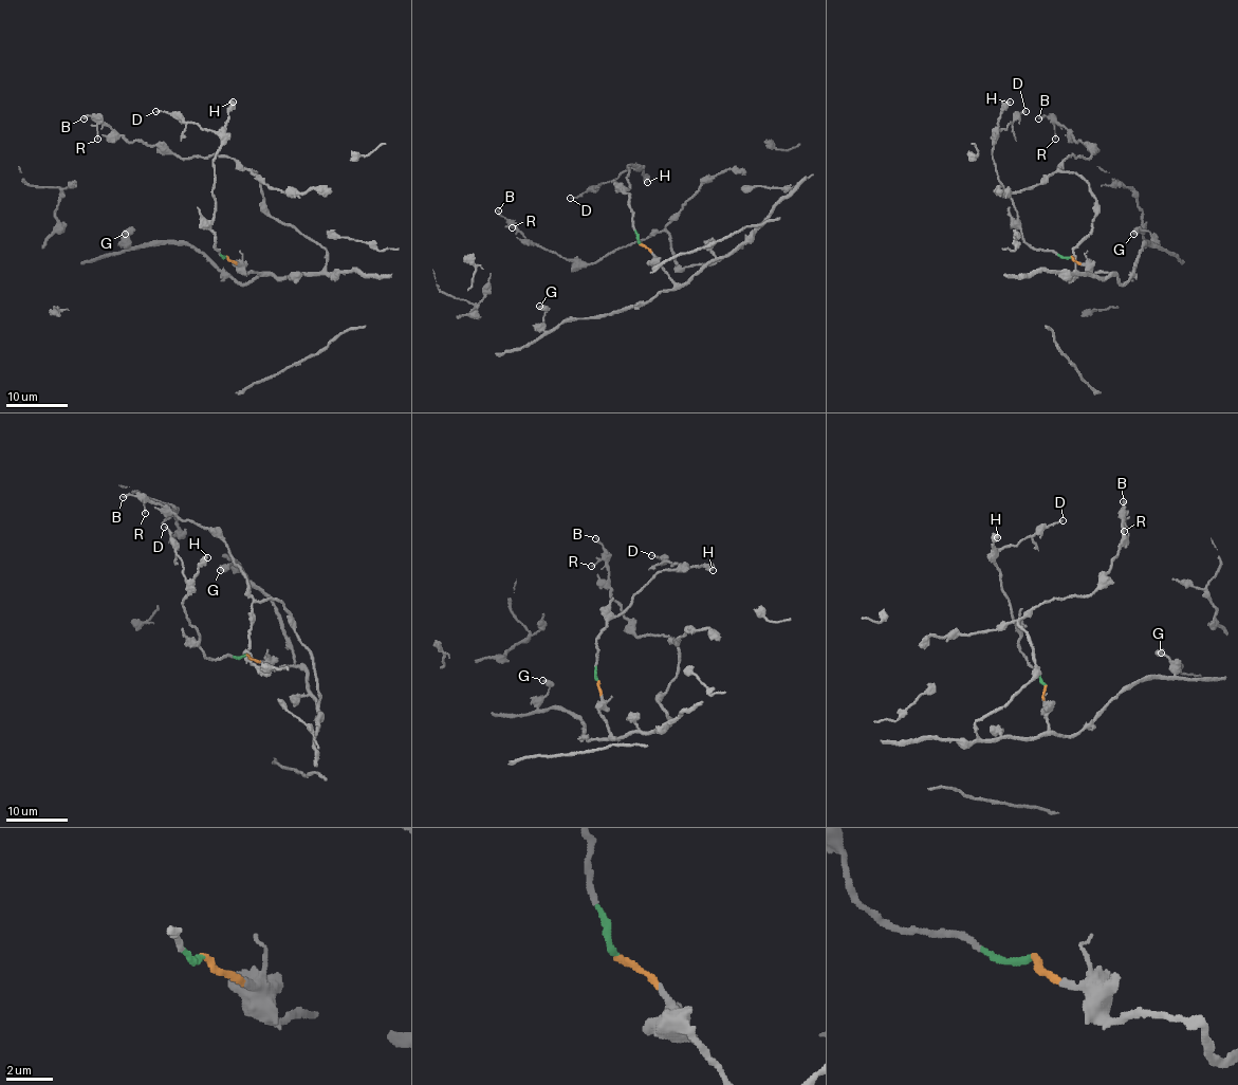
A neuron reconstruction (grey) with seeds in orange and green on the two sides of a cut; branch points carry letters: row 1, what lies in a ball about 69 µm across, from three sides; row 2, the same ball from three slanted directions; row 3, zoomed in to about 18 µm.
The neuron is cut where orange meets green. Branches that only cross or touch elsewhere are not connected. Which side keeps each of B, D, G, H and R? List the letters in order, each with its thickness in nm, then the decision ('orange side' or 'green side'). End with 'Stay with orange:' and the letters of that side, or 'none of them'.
B: 220 nm | orange side
D: 120 nm | green side
G: 500 nm | orange side
H: 550 nm | green side
R: 140 nm | orange side
Stay with orange: B, G, R

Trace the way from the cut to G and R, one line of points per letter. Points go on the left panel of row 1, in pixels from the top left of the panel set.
G: (226, 256), (245, 273), (259, 273), (239, 282), (185, 244), (131, 246), (129, 230), (125, 235)
R: (226, 256), (245, 273), (326, 264), (233, 159), (182, 158), (102, 123), (98, 139)

